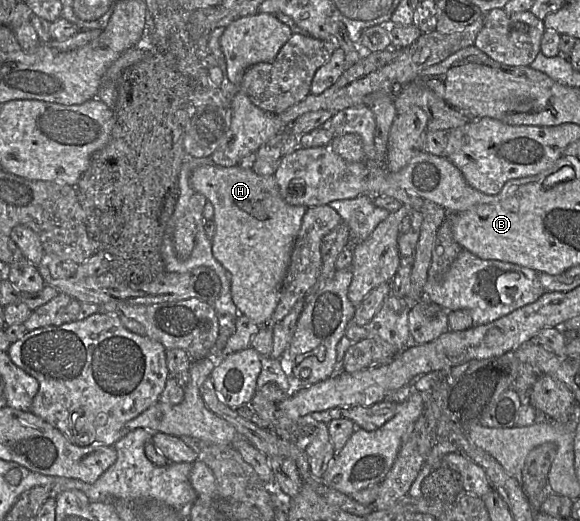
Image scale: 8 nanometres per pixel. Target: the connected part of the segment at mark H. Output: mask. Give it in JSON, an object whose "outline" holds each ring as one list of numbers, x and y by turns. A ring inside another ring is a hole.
{"outline":[[205,164,195,168,190,175,192,189,202,194,214,207,213,220,216,232,211,240,212,252,216,260,230,275,231,296,239,314,243,314,256,324,271,324,290,264,295,239,301,228,306,206,291,205,280,194,274,176,260,176,252,169,243,169,239,165,220,167]]}

